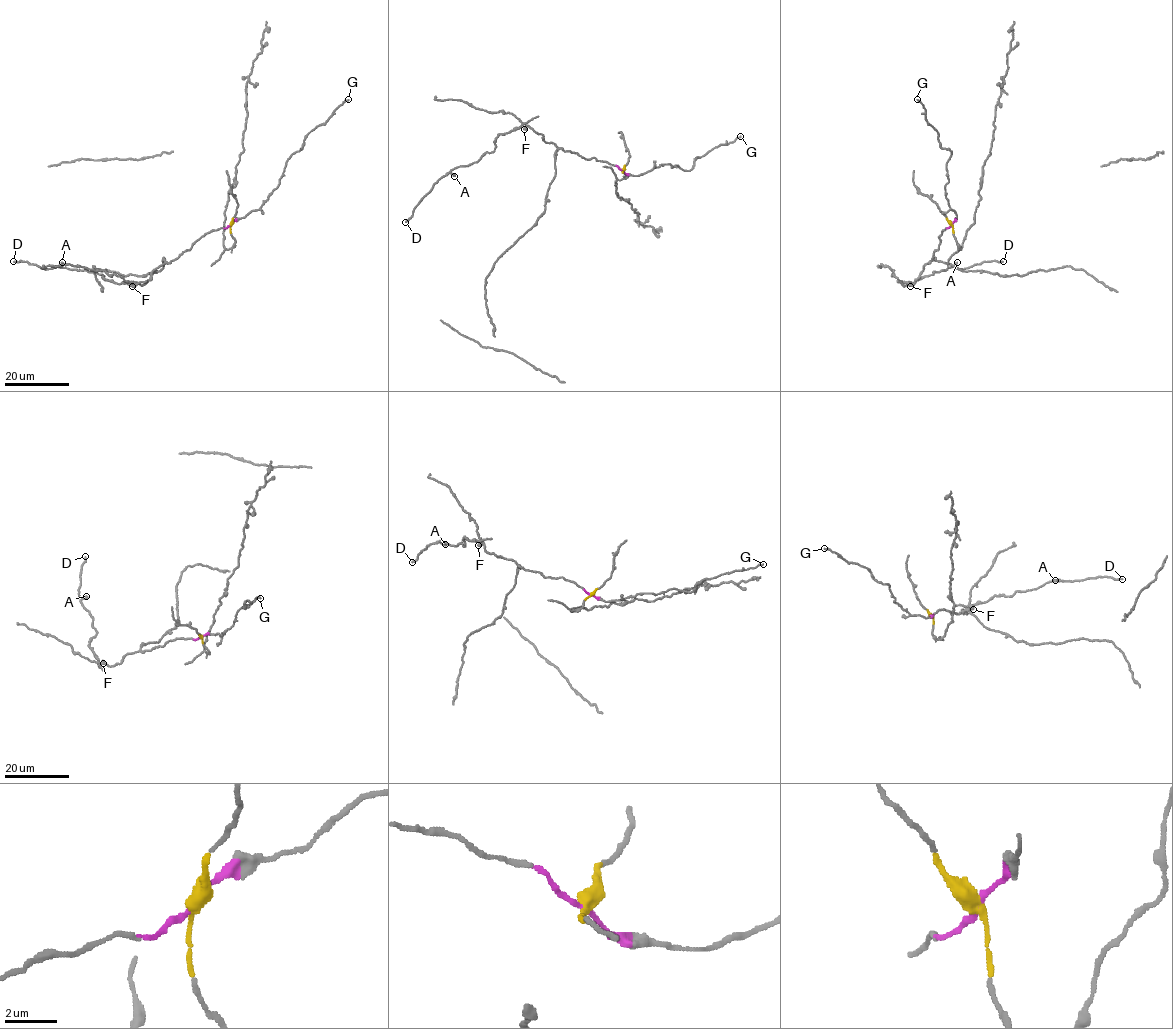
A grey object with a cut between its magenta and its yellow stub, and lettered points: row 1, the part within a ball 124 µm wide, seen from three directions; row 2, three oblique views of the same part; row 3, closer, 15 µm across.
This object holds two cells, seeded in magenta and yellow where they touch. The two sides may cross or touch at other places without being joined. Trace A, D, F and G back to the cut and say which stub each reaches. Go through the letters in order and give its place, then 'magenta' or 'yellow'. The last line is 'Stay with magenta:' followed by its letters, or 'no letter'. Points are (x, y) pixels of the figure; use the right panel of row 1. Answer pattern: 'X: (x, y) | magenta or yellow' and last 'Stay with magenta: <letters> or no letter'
A: (957, 262) | magenta
D: (1003, 261) | magenta
F: (910, 286) | magenta
G: (917, 99) | magenta
Stay with magenta: A, D, F, G

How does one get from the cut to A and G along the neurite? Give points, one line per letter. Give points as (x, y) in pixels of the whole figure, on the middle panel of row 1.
A: (622, 170), (563, 151), (544, 140), (526, 122), (500, 134), (494, 151), (452, 170), (454, 176)
G: (622, 170), (638, 176), (660, 165), (669, 164), (672, 168), (677, 165), (689, 170), (697, 156), (740, 135)

